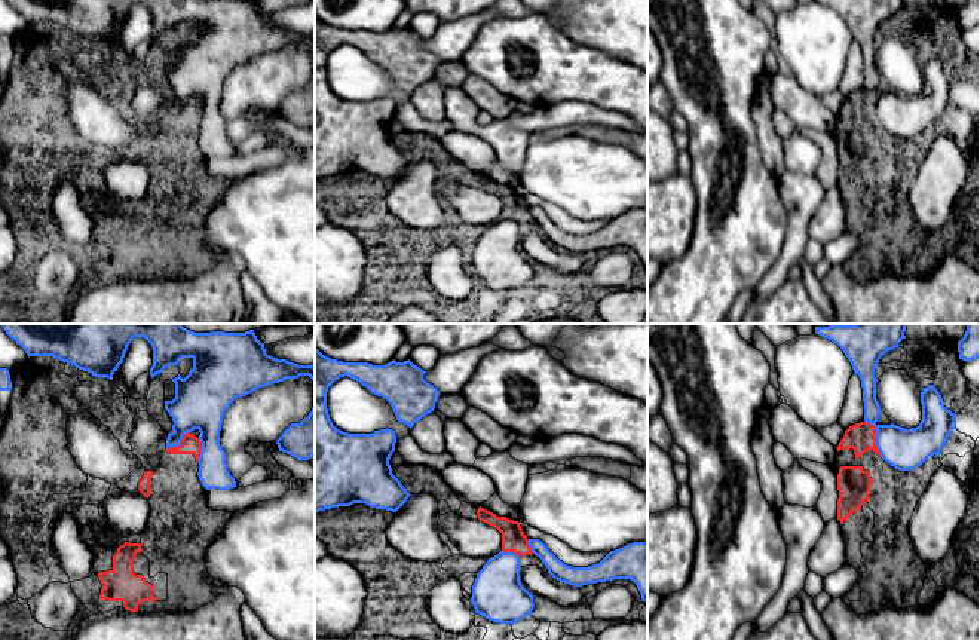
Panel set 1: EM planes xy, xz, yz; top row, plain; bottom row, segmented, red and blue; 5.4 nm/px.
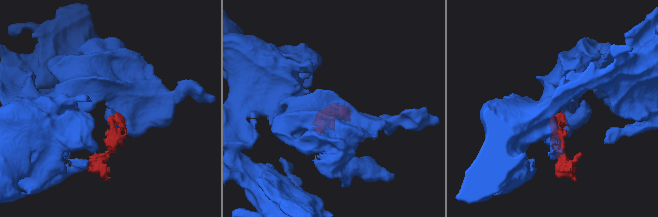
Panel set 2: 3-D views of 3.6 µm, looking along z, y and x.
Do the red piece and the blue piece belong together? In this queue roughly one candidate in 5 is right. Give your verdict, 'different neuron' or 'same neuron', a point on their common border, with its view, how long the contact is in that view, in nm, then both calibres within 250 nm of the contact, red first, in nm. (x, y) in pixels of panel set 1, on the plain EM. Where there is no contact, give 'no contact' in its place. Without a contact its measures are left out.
different neuron; meets red in yz at (875, 104); contact 220 nm long; 160 nm thick on the red side, 220 nm on the other

